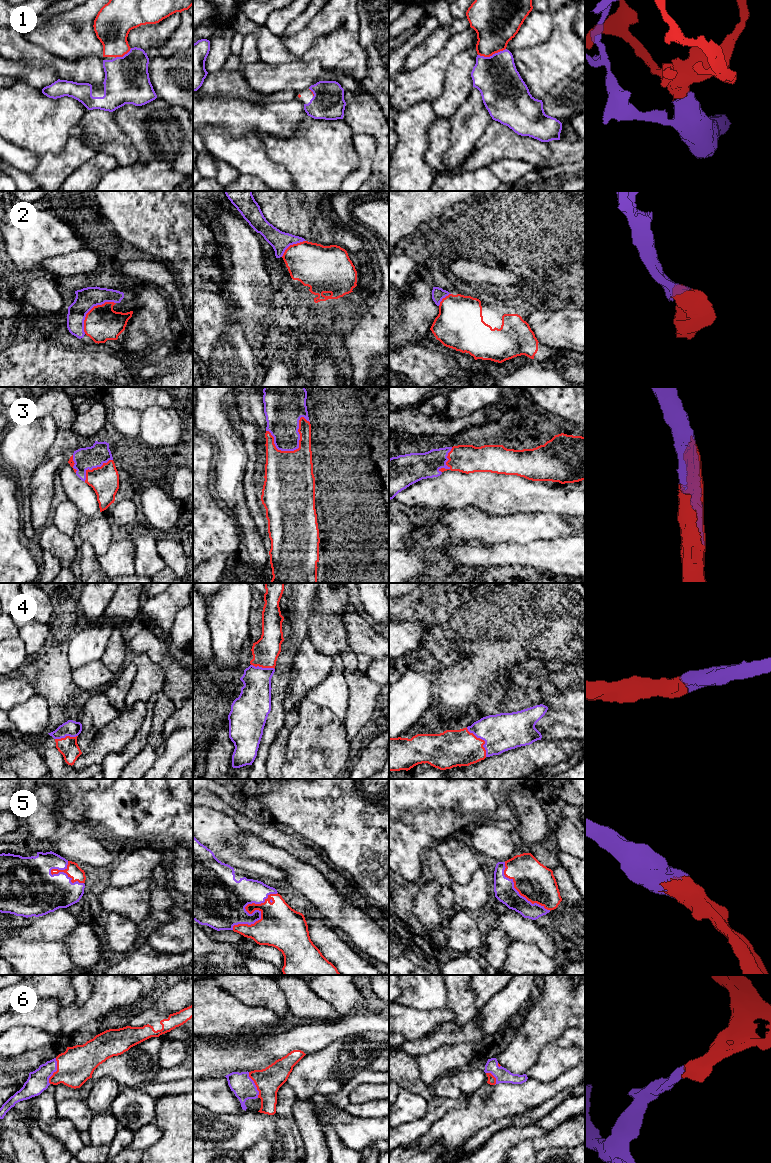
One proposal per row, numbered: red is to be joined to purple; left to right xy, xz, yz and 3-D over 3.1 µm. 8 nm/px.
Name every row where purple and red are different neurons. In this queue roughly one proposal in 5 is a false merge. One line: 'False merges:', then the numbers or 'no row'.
False merges: no row

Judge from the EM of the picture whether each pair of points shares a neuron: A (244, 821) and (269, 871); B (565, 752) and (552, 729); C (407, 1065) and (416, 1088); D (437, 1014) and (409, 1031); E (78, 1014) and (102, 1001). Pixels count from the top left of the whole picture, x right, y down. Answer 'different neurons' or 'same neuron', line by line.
A: different neurons
B: different neurons
C: same neuron
D: same neuron
E: same neuron

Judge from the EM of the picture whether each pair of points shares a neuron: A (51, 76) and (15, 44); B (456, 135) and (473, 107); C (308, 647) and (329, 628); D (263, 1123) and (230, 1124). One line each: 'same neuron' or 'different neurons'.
A: different neurons
B: same neuron
C: different neurons
D: same neuron

